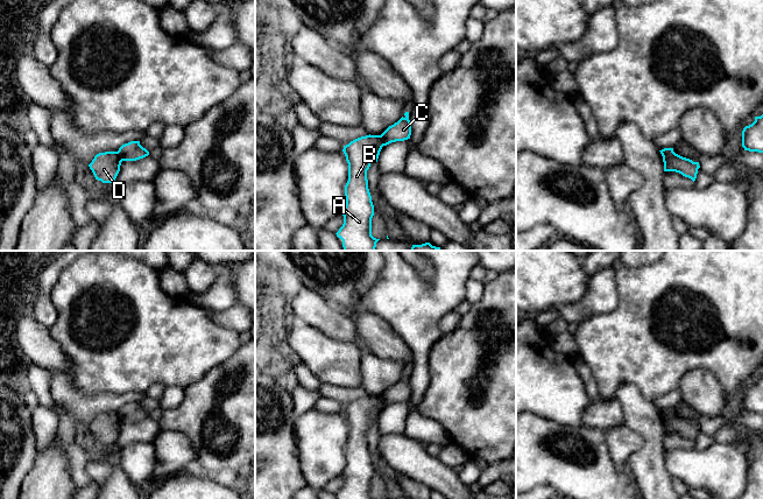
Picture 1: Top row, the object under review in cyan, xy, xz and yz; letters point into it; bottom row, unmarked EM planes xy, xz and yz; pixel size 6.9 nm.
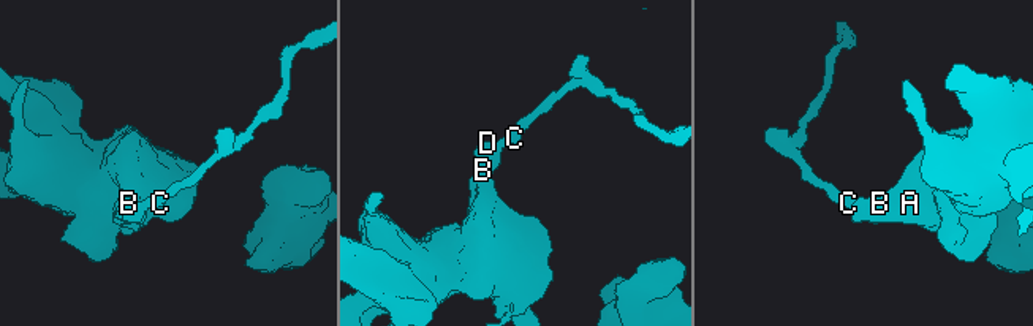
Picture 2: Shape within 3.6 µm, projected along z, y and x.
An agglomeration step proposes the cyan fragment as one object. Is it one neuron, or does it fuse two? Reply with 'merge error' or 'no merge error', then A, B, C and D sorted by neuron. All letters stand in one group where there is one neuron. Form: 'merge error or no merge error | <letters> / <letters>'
merge error | A B D / C

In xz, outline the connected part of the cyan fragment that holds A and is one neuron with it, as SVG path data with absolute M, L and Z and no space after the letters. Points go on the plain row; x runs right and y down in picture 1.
M370 395L344 407L348 442L345 447L344 485L335 494L338 499L374 499L372 497L374 466L368 450L367 431L372 423L377 423L381 410L380 396Z

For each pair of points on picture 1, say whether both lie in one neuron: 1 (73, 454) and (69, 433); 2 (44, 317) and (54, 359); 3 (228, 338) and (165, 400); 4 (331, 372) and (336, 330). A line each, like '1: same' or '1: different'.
1: same
2: different
3: different
4: different

